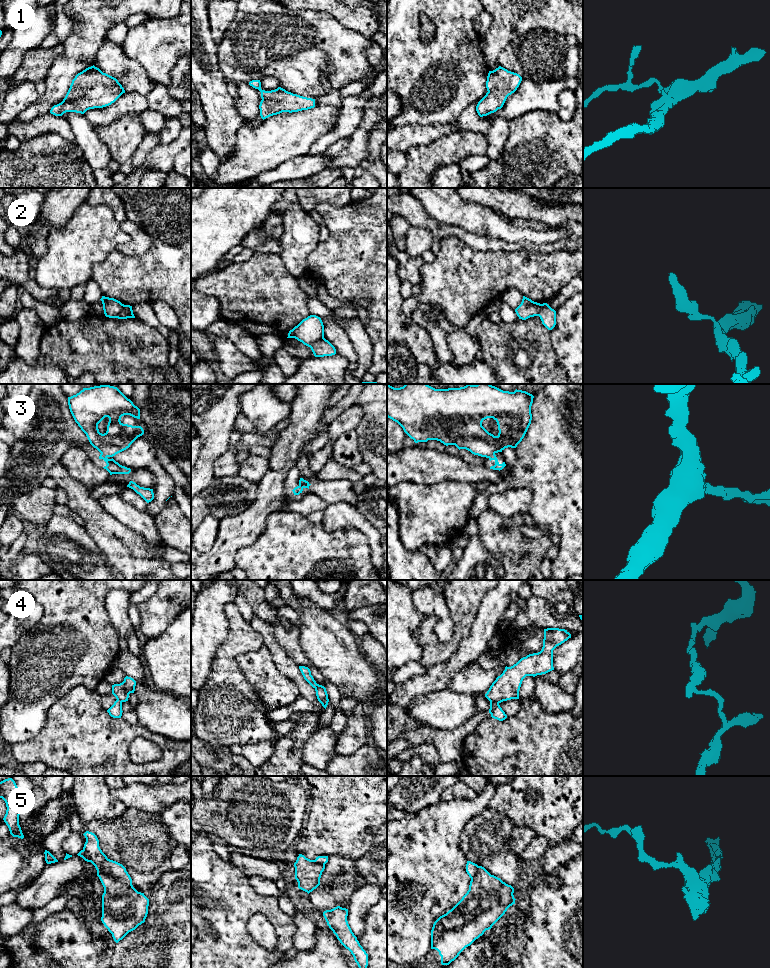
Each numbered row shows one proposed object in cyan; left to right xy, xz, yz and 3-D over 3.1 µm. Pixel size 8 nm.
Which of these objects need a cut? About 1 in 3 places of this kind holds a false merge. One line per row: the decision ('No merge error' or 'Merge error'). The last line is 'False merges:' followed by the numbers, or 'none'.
1: No merge error
2: Merge error
3: Merge error
4: Merge error
5: Merge error
False merges: 2, 3, 4, 5

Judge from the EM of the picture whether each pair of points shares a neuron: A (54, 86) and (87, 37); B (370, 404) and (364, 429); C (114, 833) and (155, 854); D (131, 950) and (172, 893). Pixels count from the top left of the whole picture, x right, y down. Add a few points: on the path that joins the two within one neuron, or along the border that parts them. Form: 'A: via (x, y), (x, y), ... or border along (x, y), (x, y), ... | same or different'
A: via (61, 74), (77, 56), (79, 49) | same
B: via (370, 410), (370, 423) | same
C: via (124, 839), (134, 839), (145, 850) | same
D: via (145, 936), (172, 907) | same

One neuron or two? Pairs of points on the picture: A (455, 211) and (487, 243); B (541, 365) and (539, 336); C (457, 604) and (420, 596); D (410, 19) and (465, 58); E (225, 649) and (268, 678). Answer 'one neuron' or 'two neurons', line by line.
A: two neurons
B: one neuron
C: two neurons
D: one neuron
E: two neurons

